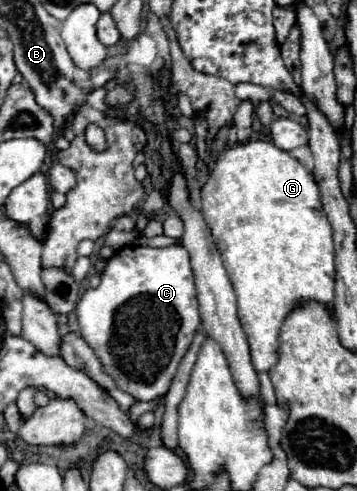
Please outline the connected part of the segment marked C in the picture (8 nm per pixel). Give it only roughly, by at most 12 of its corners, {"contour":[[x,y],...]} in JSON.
{"contour":[[127,245],[75,311],[117,387],[163,397],[201,325],[189,253]]}

